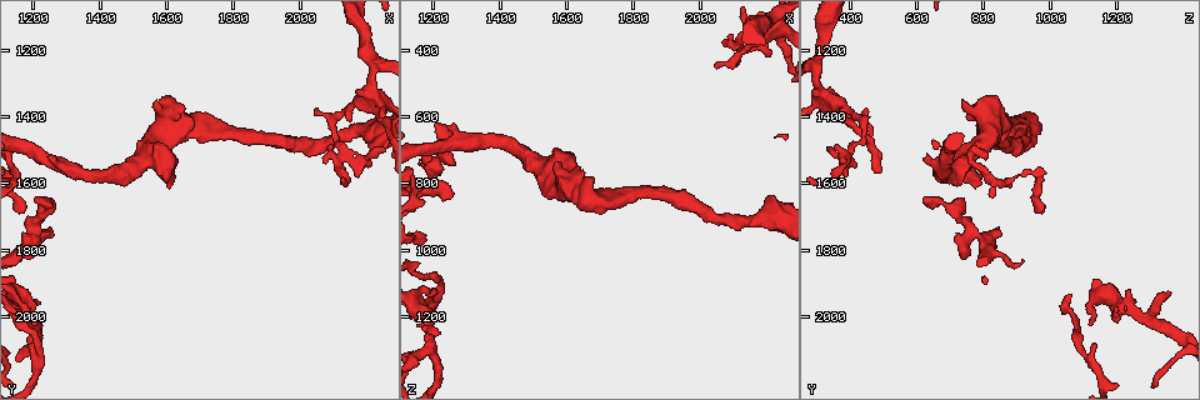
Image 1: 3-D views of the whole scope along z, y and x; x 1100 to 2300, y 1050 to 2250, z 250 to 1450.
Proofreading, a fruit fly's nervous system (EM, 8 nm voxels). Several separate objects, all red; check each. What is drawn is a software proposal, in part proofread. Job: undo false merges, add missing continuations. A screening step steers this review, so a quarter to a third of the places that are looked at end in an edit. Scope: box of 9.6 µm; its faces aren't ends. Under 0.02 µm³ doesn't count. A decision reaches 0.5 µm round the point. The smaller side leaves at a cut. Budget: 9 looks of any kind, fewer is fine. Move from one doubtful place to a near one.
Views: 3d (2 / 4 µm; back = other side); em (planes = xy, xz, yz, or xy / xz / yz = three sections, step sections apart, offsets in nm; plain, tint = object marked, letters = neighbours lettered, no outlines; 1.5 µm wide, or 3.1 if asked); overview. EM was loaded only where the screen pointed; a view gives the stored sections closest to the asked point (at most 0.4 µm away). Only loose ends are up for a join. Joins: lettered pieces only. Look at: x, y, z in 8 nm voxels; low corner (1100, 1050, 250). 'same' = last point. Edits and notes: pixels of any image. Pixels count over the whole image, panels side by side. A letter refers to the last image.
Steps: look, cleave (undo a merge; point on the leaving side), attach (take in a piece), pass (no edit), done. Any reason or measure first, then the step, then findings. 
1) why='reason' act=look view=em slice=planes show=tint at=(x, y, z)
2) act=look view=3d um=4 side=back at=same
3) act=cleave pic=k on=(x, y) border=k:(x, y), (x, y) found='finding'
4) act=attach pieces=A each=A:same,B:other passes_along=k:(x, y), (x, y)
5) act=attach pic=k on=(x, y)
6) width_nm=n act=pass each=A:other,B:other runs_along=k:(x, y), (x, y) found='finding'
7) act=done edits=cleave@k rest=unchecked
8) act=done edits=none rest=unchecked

why='thin end' act=look view=em slice=xz step=8 show=letters at=(2050, 1380, 450)

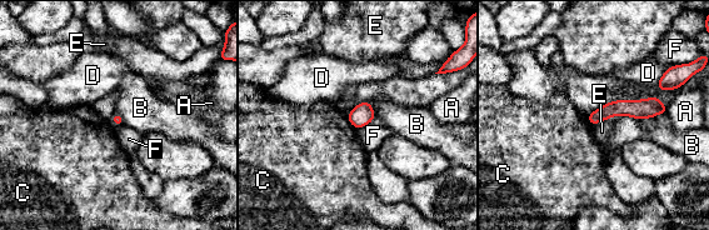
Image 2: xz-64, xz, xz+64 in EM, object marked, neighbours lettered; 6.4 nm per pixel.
act=pass each=A:other,B:other,C:other,D:other,E:other,F:other border=2:(665, 111), (637, 120) found='no lettered piece goes on from it'

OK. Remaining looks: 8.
why='branch stops here' act=look view=em slice=planes show=plain at=(1250, 1530, 620)

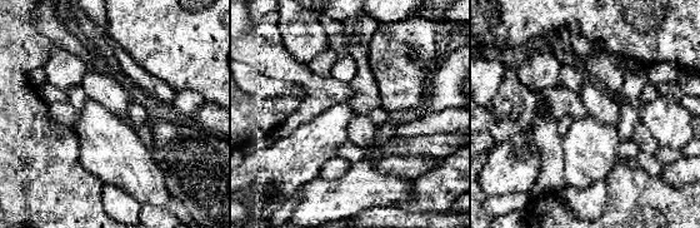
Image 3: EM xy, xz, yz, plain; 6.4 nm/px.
act=look view=em slice=planes show=tint at=same

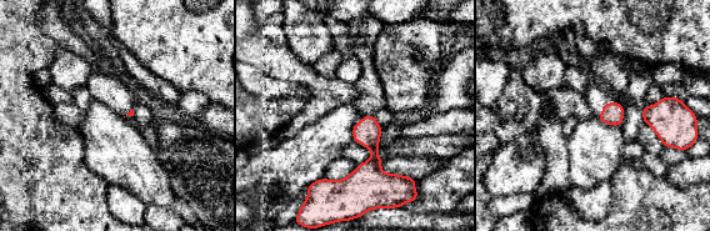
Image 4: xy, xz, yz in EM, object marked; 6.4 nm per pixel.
why='see the neighbours' act=look view=em slice=planes show=letters at=same

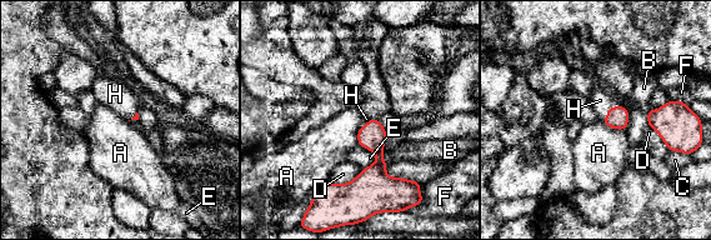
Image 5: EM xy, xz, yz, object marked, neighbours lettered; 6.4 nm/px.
act=attach pieces=H each=A:other,B:other,C:other,D:other,E:other,F:other,H:same passes_along=5:(617, 118), (609, 108), (600, 100) found='the neuron continues'

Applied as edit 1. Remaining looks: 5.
act=look view=overview

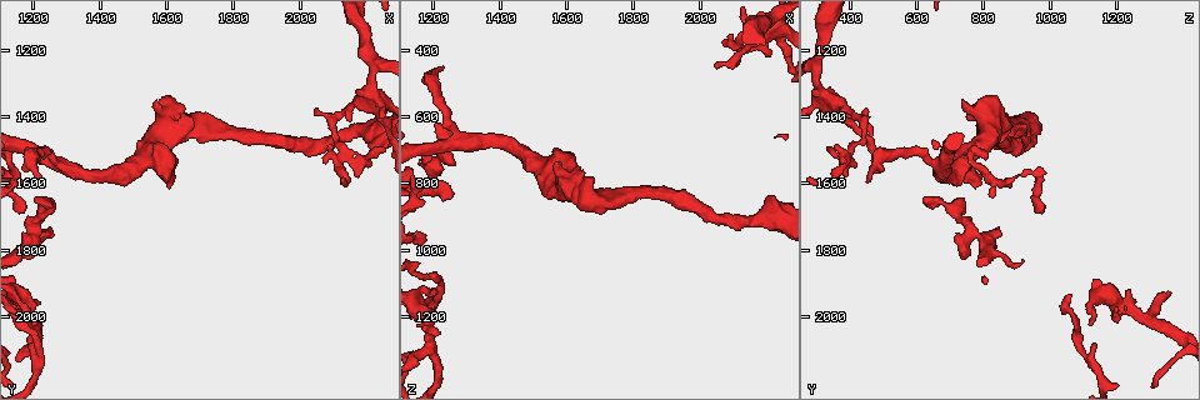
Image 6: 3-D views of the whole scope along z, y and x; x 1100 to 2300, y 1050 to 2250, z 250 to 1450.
why='an open end' act=look view=3d um=4 at=(1210, 2020, 1120)

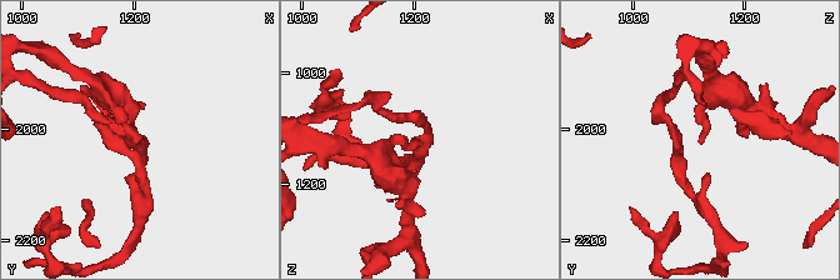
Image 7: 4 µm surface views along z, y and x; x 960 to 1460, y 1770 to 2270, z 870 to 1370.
act=look view=em slice=xy step=8 show=letters at=(1210, 2015, 1125)

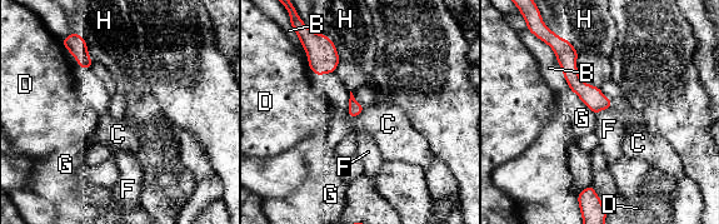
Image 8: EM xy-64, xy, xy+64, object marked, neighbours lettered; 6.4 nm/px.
why='cut it another way' act=look view=em slice=planes show=letters at=same

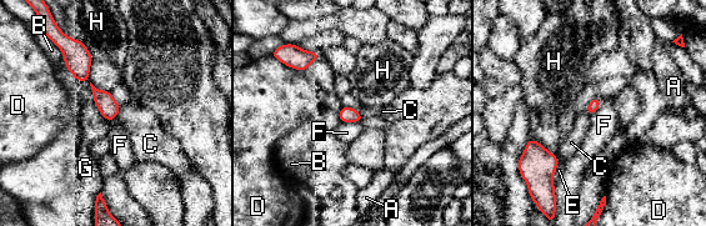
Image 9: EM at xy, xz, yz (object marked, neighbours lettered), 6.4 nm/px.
act=pass each=A:other,B:other,C:other,D:other,E:other,F:other,G:other,H:other border=9:(121, 108), (115, 116) found='no lettered piece goes on from it'

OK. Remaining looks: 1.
act=done edits=attach@5 rest=unchecked

